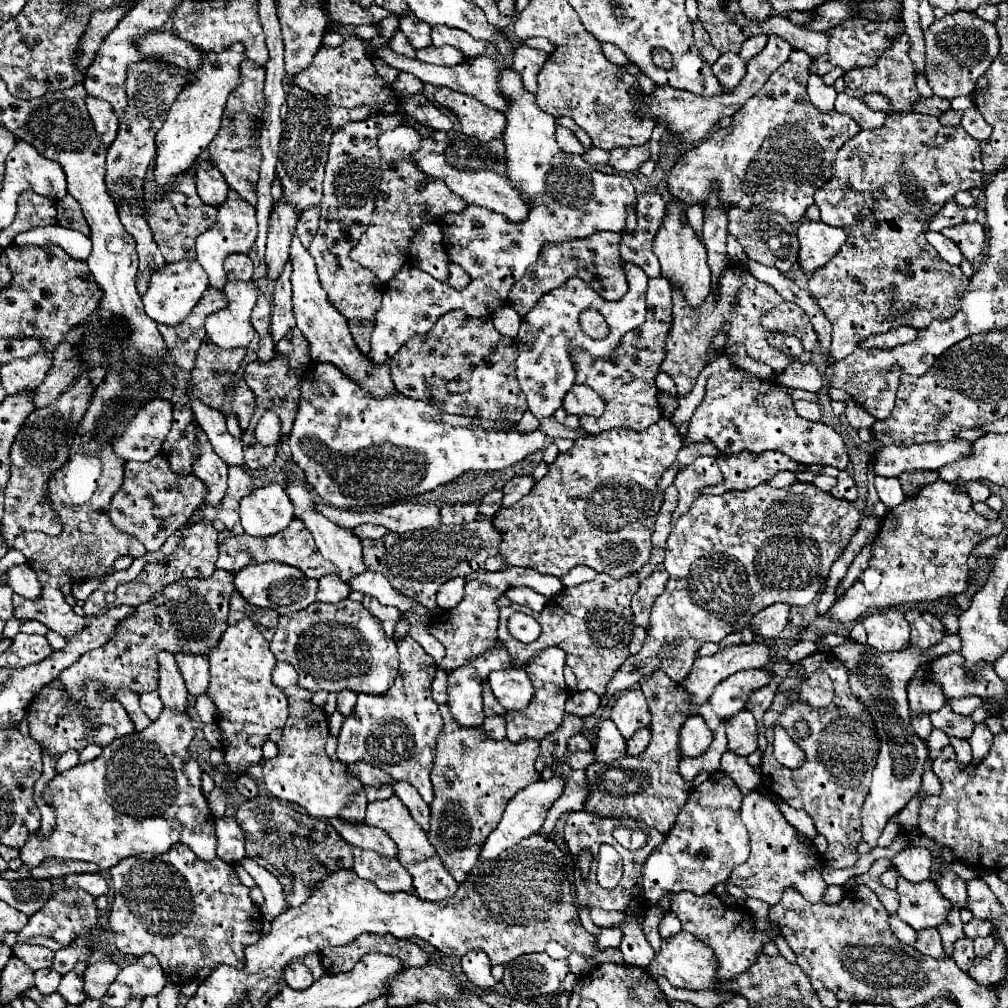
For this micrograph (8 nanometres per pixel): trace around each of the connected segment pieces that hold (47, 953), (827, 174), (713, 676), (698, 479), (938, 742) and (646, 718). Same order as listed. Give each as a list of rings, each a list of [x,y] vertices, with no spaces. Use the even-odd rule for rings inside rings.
[[[15,944],[13,946],[14,956],[28,963],[34,971],[42,967],[50,967],[50,961],[54,959],[54,951],[43,946],[30,946],[28,944]]]
[[[792,51],[788,61],[770,75],[764,87],[740,107],[740,111],[732,117],[730,127],[716,129],[698,147],[678,157],[676,165],[668,173],[670,193],[686,205],[706,203],[712,185],[718,185],[720,201],[726,207],[734,203],[740,209],[748,211],[752,209],[752,205],[760,205],[766,209],[780,211],[792,223],[798,223],[806,207],[814,203],[814,191],[820,189],[832,177],[832,165],[836,159],[836,151],[860,131],[858,123],[850,115],[844,115],[838,111],[820,111],[816,105],[810,103],[808,93],[806,93],[810,65],[812,65],[812,57],[808,53]]]
[[[744,643],[744,645],[732,645],[732,647],[726,647],[726,649],[720,649],[716,655],[712,657],[698,657],[690,675],[684,679],[684,689],[688,691],[690,695],[690,711],[692,715],[698,715],[698,709],[710,699],[712,695],[712,689],[724,681],[726,677],[730,677],[732,673],[738,673],[738,671],[748,671],[748,669],[762,669],[774,655],[774,649],[766,643]]]
[[[700,457],[694,463],[682,467],[676,475],[676,489],[686,491],[688,495],[698,495],[698,491],[706,485],[718,485],[722,483],[722,473],[718,469],[718,463],[712,457]]]
[[[934,729],[932,733],[930,733],[930,737],[928,737],[928,747],[930,747],[930,757],[934,759],[938,753],[940,753],[940,749],[944,747],[944,745],[948,745],[950,741],[948,741],[948,735],[944,735],[944,731],[940,731],[940,729]]]
[[[630,689],[618,695],[614,707],[610,709],[610,719],[616,723],[624,739],[632,737],[640,727],[650,725],[650,713],[646,699],[640,689]]]

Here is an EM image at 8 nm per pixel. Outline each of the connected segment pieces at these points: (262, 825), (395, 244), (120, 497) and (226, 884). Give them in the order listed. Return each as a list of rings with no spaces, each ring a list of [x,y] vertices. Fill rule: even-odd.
[[[262,795],[254,797],[254,801],[244,799],[236,807],[234,817],[246,835],[246,855],[286,885],[284,899],[288,907],[300,907],[322,877],[328,877],[340,869],[352,869],[352,853],[348,843],[328,821],[306,815],[274,797]]]
[[[400,125],[392,131],[386,131],[378,137],[378,149],[380,149],[380,159],[382,159],[382,181],[378,187],[377,194],[381,195],[381,198],[375,199],[376,213],[372,217],[372,223],[368,225],[368,229],[362,233],[360,241],[356,243],[356,247],[352,247],[352,261],[358,261],[360,265],[372,269],[372,273],[382,281],[382,283],[388,283],[402,267],[402,263],[408,259],[408,241],[410,237],[422,227],[424,221],[440,221],[440,217],[446,213],[446,211],[462,211],[466,207],[466,203],[454,195],[446,185],[444,181],[438,181],[438,179],[432,179],[428,175],[424,175],[412,161],[412,153],[420,147],[420,133],[416,133],[416,129],[412,129],[410,125]]]
[[[160,453],[148,463],[128,461],[124,469],[124,483],[110,501],[110,519],[116,529],[138,537],[148,551],[158,551],[168,535],[182,527],[188,517],[204,503],[208,495],[206,485],[196,475],[172,473],[168,459]]]
[[[174,845],[164,855],[140,853],[128,857],[114,865],[110,875],[114,901],[108,921],[116,935],[116,947],[126,955],[156,955],[168,979],[176,985],[192,981],[204,967],[214,969],[220,963],[242,967],[244,947],[254,945],[262,935],[262,913],[250,901],[250,889],[238,881],[234,867],[218,857],[214,861],[200,861],[186,845]]]

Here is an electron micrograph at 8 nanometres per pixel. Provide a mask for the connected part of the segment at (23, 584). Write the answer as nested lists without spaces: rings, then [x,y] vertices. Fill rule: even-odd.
[[[16,565],[6,571],[6,583],[14,589],[14,593],[26,597],[26,599],[36,599],[40,595],[40,581],[36,579],[36,573],[30,565]]]

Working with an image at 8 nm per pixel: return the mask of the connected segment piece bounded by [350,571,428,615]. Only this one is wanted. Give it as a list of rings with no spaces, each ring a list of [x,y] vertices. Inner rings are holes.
[[[376,571],[358,573],[358,575],[352,577],[352,581],[350,581],[350,589],[352,589],[352,591],[360,591],[360,593],[370,595],[370,597],[376,597],[382,605],[392,605],[392,607],[396,607],[400,613],[412,609],[412,611],[416,611],[418,615],[428,615],[428,611],[426,611],[420,603],[416,603],[414,599],[404,597],[400,591],[396,591],[382,573],[376,573]]]

